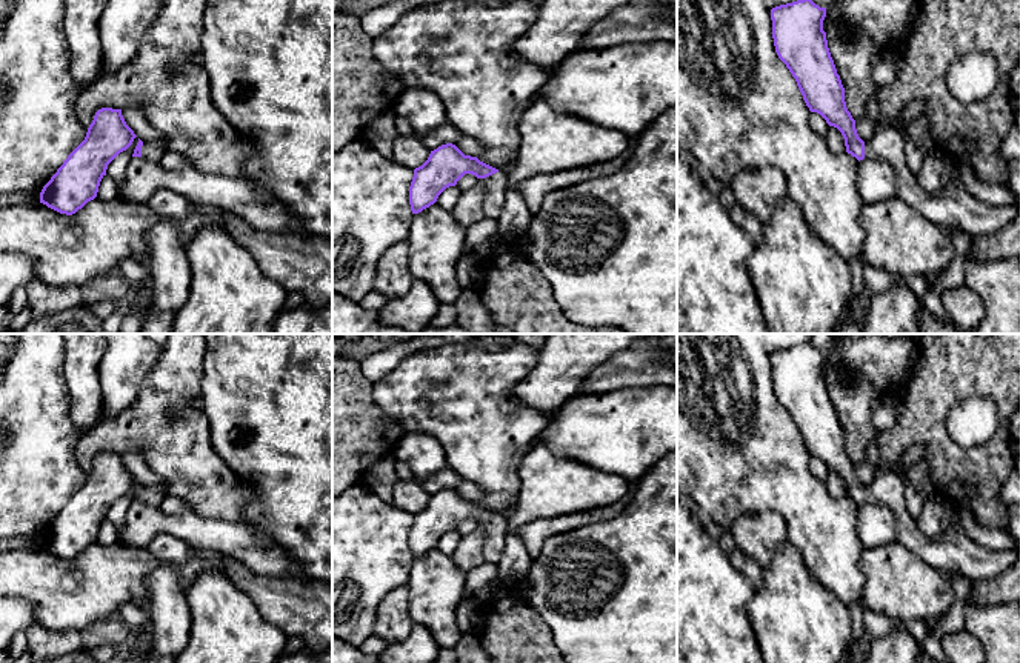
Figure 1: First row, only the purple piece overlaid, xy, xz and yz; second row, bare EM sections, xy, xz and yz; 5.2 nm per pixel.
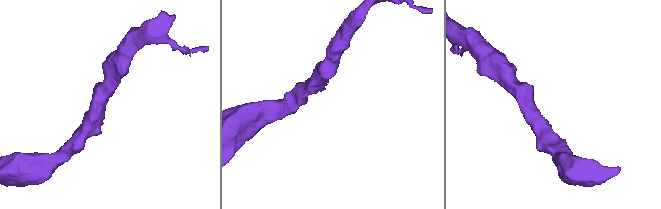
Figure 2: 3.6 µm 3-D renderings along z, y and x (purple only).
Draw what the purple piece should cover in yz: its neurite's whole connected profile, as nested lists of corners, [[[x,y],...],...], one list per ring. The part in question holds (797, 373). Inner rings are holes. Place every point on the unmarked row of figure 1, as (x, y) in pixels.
[[[809,341],[771,354],[772,383],[778,403],[797,426],[811,457],[820,458],[829,471],[837,472],[846,497],[858,506],[863,503],[885,505],[897,518],[897,541],[945,574],[960,574],[972,583],[1000,575],[1009,569],[1018,551],[991,551],[972,541],[954,525],[937,538],[926,538],[905,503],[905,483],[898,472],[880,469],[878,437],[891,429],[898,412],[888,401],[886,392],[877,392],[872,406],[874,435],[868,448],[868,461],[874,468],[874,480],[863,486],[855,465],[846,452],[845,432],[831,401],[823,365],[826,352]]]

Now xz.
[[[452,488],[431,495],[428,505],[414,514],[409,531],[412,558],[418,558],[434,549],[438,540],[446,532],[455,531],[465,518],[485,525],[483,560],[498,563],[505,549],[508,518],[480,506],[477,501],[465,500]]]

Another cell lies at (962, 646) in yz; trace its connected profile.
[[[966,629],[948,632],[943,638],[943,652],[948,663],[985,663],[986,658],[982,641]]]

